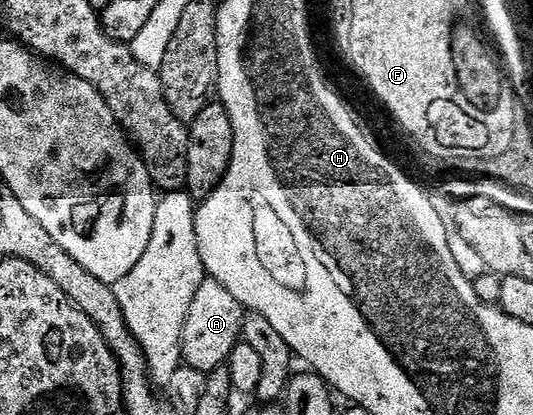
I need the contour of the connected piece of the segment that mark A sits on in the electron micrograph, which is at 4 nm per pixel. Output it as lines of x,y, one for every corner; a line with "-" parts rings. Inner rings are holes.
206,280
195,292
195,300
191,300
191,312
187,316
187,324
181,337
181,357
184,365
193,369
208,372
226,365
231,352
242,341
241,326
245,322
246,311
231,296
231,292
219,282

